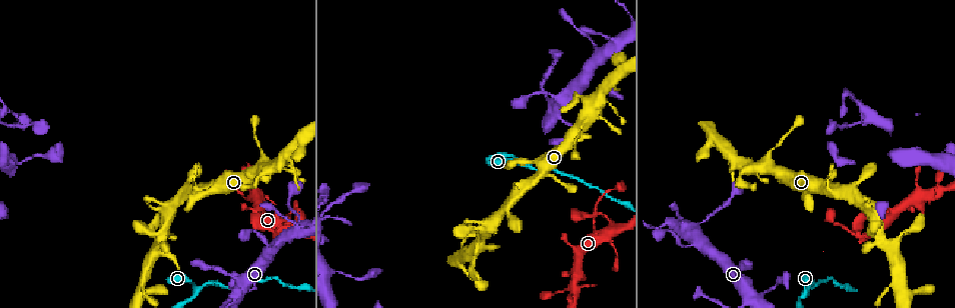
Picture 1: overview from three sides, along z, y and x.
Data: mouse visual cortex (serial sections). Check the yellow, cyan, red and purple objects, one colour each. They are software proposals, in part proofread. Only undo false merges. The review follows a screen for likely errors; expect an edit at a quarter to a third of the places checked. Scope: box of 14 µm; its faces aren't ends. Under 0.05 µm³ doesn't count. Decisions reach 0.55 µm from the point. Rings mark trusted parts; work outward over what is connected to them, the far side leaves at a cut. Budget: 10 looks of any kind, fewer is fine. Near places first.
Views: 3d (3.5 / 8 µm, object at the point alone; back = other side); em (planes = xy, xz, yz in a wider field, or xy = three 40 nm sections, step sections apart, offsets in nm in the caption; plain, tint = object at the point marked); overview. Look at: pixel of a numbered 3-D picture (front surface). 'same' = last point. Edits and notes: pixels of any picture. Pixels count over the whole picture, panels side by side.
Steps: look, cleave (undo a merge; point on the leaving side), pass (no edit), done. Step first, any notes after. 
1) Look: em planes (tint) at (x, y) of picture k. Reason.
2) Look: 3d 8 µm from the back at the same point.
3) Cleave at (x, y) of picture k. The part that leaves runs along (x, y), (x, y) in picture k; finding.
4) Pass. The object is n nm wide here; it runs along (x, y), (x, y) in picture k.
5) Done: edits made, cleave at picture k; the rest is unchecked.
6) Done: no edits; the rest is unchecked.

Look: 3d 3.5 µm at (611, 243) of picture 1. Thick turns thin.

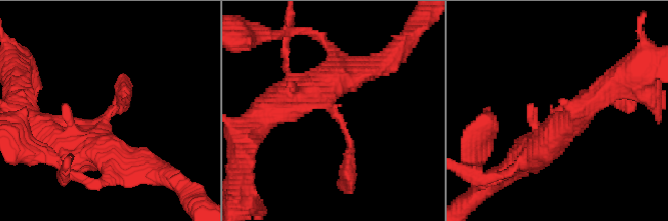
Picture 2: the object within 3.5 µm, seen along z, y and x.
Look: em xy step 3 (tint) at (337, 116) of picture 2.

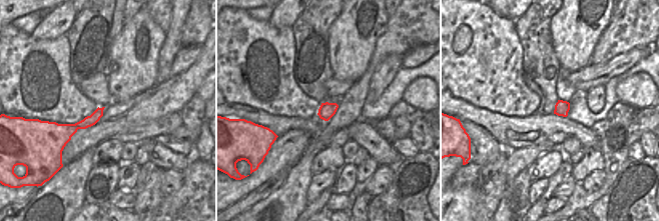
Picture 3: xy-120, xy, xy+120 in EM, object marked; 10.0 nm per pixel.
Pass. The object is 160 nm wide here; it runs along (100, 110), (63, 141) in picture 3; continuous, no second cell.

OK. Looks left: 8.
Look: 3d 3.5 µm from the back at (857, 236) of picture 1.

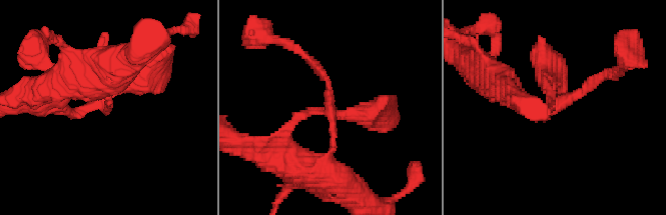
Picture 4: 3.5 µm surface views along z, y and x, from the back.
Look: em xy step 3 (tint) at (551, 105) of picture 4. 3 arms meet here; the arms are 150, 150, 300 nm wide.

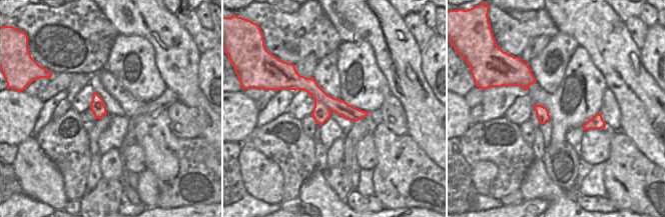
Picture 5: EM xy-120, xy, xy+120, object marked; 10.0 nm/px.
Pass. It runs along (324, 170), (334, 147), (330, 111), (377, 116) in picture 4; continuous, no second cell.

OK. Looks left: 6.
Look: 3d 3.5 µm at (588, 102) of picture 1. Sharp bend.

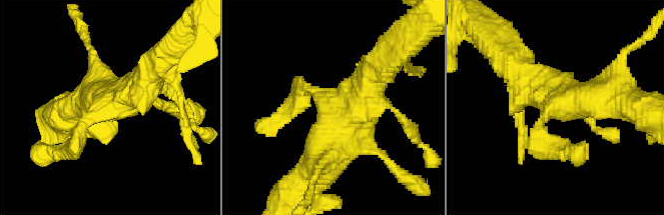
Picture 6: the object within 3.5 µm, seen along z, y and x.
Look: em xy step 5 (plain) at (558, 103) of picture 6.

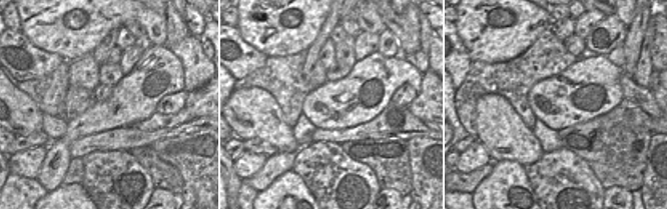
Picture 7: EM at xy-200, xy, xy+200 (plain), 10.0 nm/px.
Look: em xy step 5 (tint) at the same point. With the object marked.

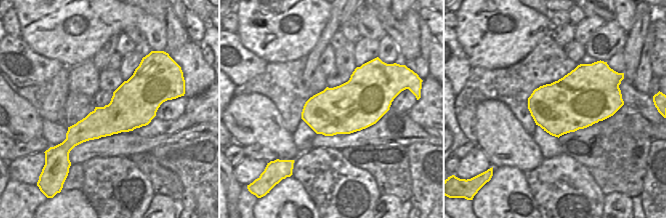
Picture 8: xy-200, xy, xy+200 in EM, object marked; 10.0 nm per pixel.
Pass. It runs along (311, 174), (377, 72) in picture 6; all the same cell.

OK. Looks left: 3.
Look: 3d 3.5 µm at (591, 38) of picture 1. Narrows sharply.

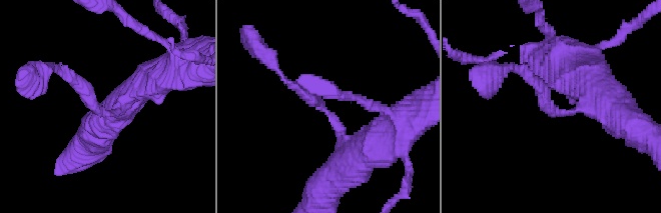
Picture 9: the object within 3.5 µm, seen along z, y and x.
Look: em planes (tint) at (326, 110) of picture 9. The arms are 200, 350 nm wide; shape alone is not enough.

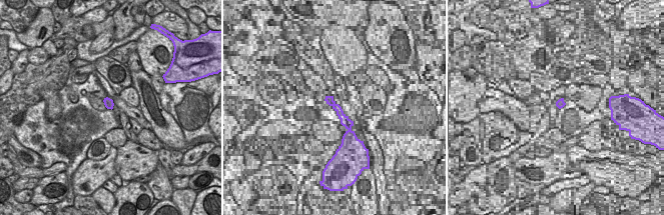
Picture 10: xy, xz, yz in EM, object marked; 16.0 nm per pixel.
Pass. All the same cell.

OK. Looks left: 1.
Done: no edits; the rest is unchecked.

